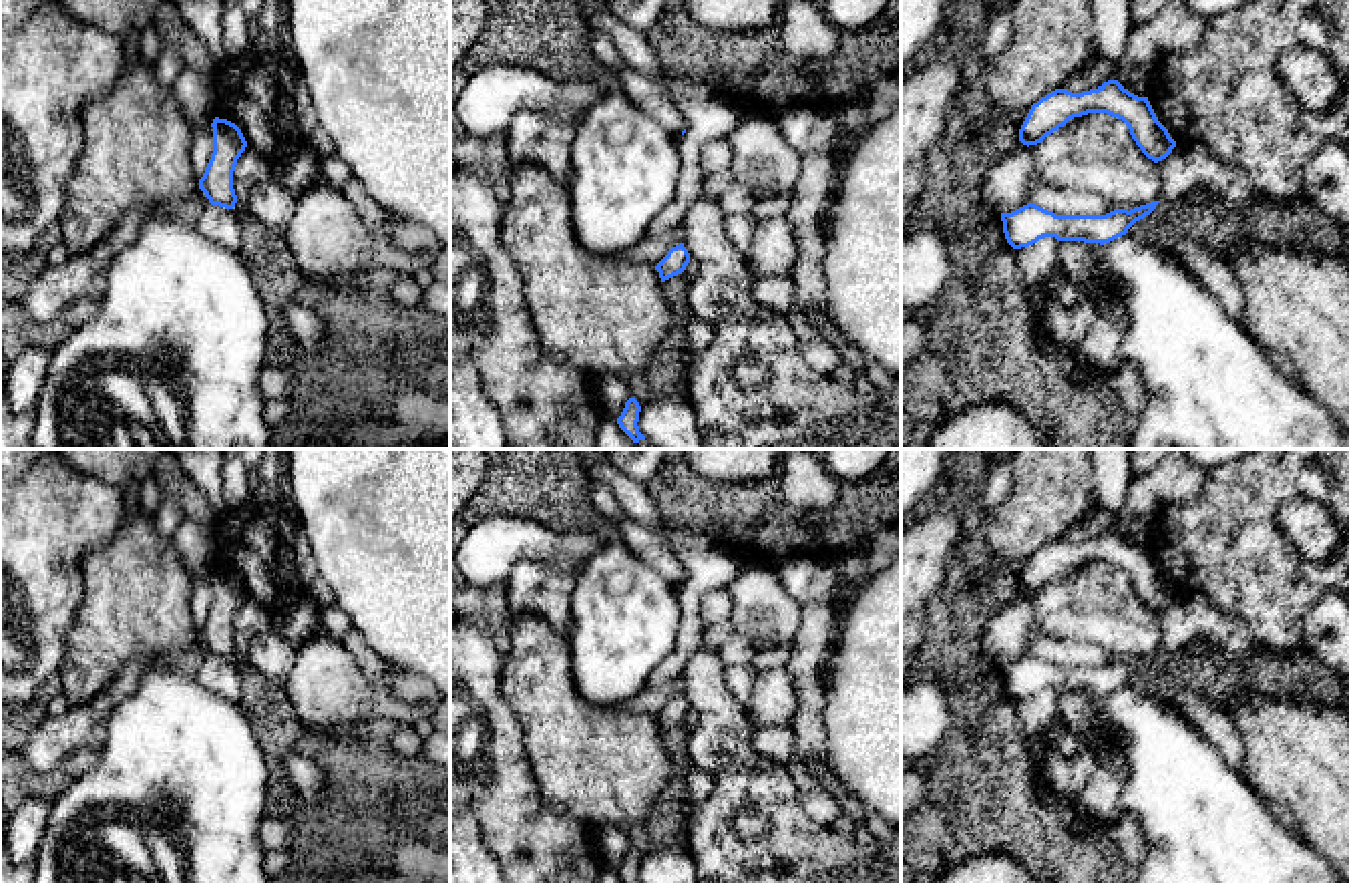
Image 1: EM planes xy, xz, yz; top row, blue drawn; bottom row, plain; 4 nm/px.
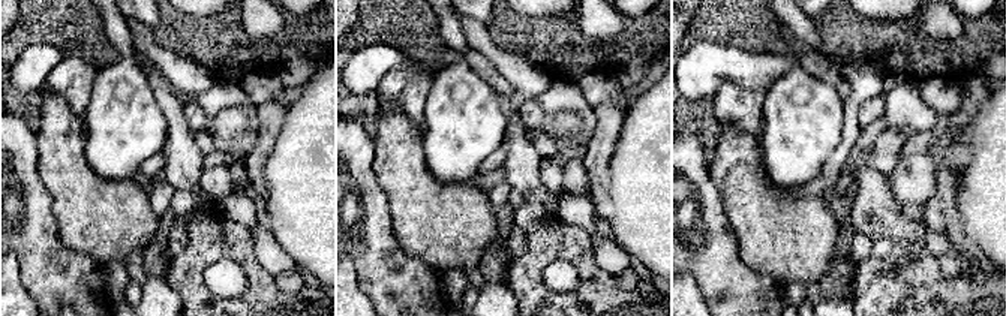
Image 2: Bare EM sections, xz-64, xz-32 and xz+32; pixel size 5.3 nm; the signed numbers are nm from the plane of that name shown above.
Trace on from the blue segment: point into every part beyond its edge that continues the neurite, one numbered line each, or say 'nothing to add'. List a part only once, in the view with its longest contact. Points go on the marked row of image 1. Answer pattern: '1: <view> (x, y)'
1: xz (650, 252)

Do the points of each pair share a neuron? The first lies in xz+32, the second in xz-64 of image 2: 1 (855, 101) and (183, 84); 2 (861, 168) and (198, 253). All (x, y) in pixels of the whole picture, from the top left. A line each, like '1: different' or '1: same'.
1: same
2: different

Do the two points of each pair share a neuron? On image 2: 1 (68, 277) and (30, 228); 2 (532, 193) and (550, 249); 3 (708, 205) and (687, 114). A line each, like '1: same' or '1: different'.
1: same
2: different
3: different

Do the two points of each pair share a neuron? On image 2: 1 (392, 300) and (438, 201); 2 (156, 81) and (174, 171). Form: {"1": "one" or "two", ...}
{"1": "two", "2": "one"}

